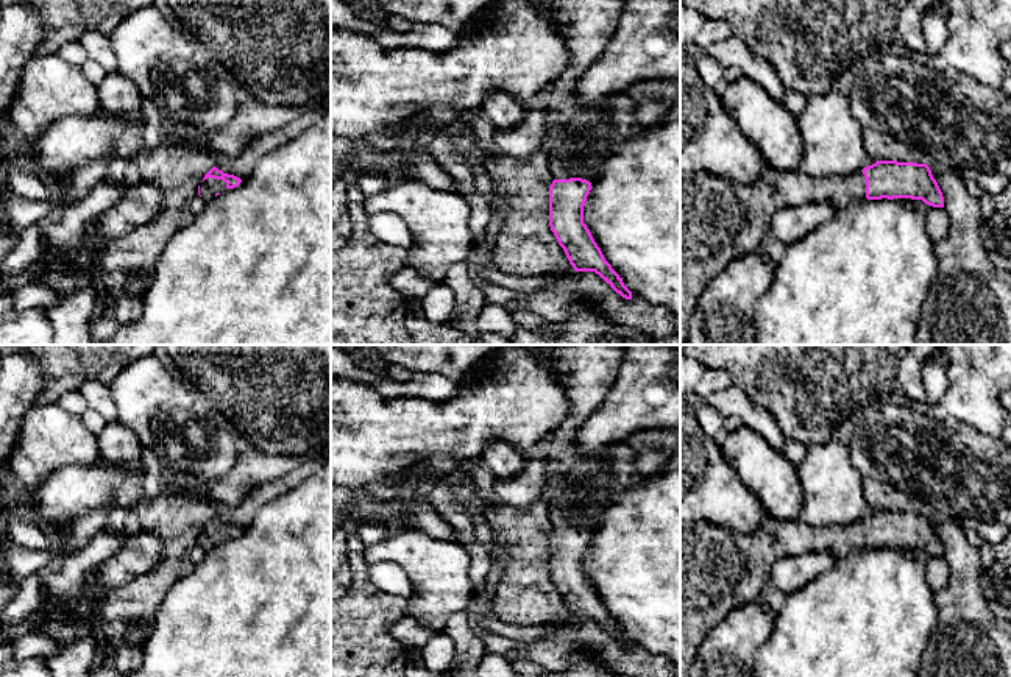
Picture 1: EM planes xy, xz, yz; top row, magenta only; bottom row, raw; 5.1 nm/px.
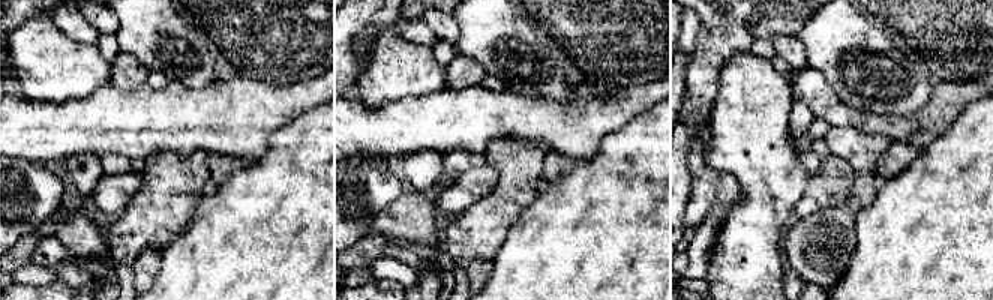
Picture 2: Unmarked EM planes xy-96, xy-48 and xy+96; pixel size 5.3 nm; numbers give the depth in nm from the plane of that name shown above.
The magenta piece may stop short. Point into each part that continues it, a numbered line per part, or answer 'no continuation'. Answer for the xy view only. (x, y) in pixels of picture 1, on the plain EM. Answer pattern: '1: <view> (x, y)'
1: xy (208, 538)

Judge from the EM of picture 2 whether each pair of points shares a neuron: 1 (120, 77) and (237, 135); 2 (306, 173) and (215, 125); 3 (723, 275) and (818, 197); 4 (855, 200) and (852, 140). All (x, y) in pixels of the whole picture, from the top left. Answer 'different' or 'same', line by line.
1: different
2: different
3: different
4: same

